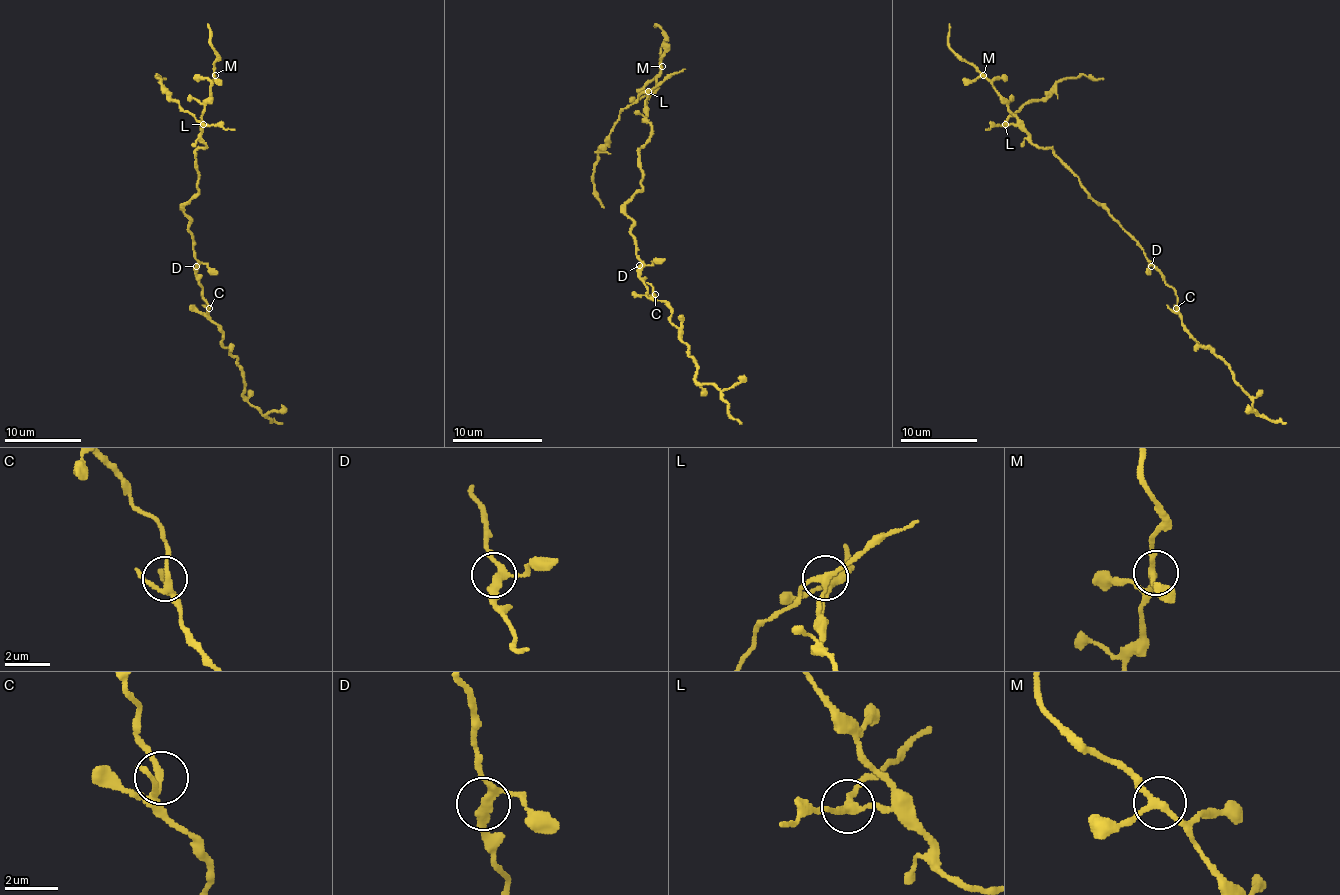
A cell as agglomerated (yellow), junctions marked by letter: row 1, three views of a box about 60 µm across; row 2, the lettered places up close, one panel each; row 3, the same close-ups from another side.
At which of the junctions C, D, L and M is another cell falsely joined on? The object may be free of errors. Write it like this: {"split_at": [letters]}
{"split_at": ["L"]}

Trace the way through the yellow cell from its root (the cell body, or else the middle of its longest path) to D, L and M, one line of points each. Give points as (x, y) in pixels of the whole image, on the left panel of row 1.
D: (188, 226), (194, 258), (198, 262), (196, 266)
L: (188, 226), (190, 218), (184, 212), (184, 205), (198, 191), (196, 151), (205, 147), (201, 138), (203, 124)
M: (188, 226), (190, 218), (184, 205), (198, 191), (196, 151), (205, 147), (201, 111), (215, 75)

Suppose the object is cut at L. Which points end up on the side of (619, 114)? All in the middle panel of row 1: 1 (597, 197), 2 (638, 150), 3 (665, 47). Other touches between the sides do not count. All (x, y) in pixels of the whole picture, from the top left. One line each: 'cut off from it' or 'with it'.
1: with it
2: cut off from it
3: cut off from it

